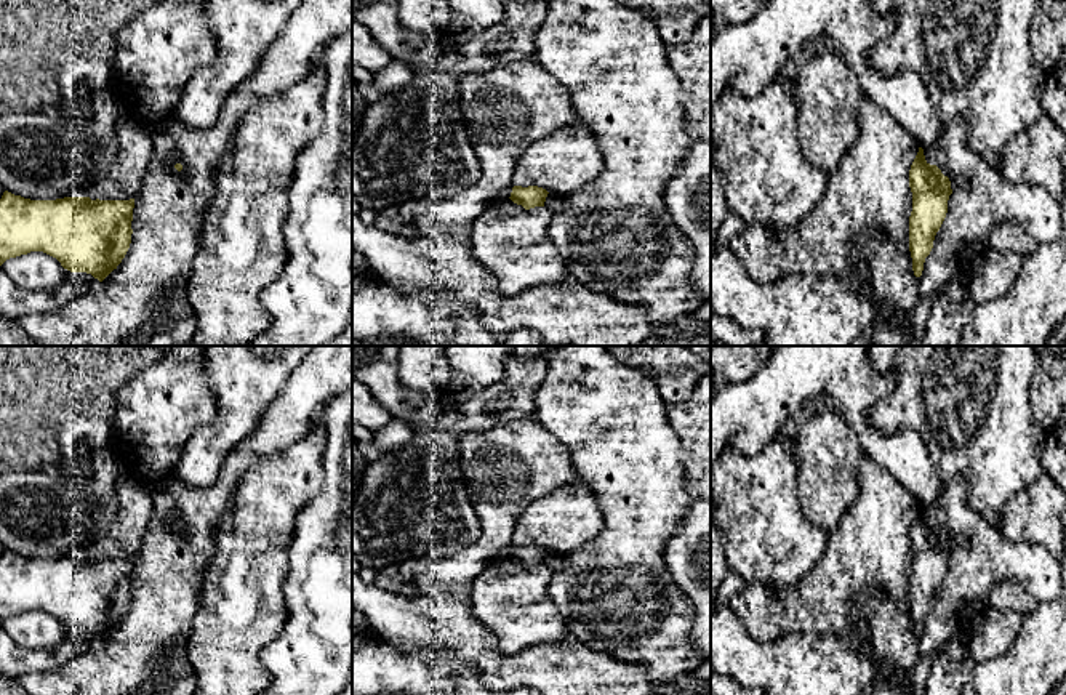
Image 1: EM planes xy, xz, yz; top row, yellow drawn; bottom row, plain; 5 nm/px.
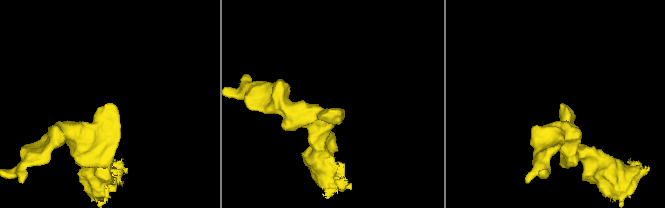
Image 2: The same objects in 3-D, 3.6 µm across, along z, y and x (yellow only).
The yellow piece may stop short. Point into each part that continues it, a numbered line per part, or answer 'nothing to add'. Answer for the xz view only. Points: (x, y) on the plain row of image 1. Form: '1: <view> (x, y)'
nothing to add

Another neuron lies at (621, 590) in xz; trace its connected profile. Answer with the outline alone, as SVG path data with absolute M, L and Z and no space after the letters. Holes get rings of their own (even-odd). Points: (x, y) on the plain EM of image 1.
M559 346L544 359L547 373L535 397L535 418L568 448L575 471L597 498L605 522L594 540L565 554L547 596L579 644L645 666L651 681L690 674L704 661L690 641L695 609L667 570L664 548L682 530L691 496L679 460L680 442L669 424L656 381L639 368L623 365L603 346Z

